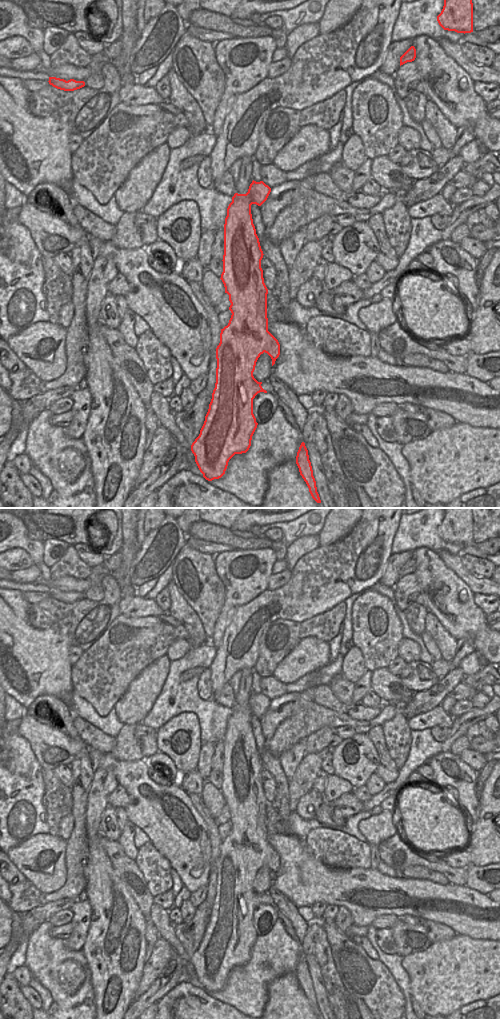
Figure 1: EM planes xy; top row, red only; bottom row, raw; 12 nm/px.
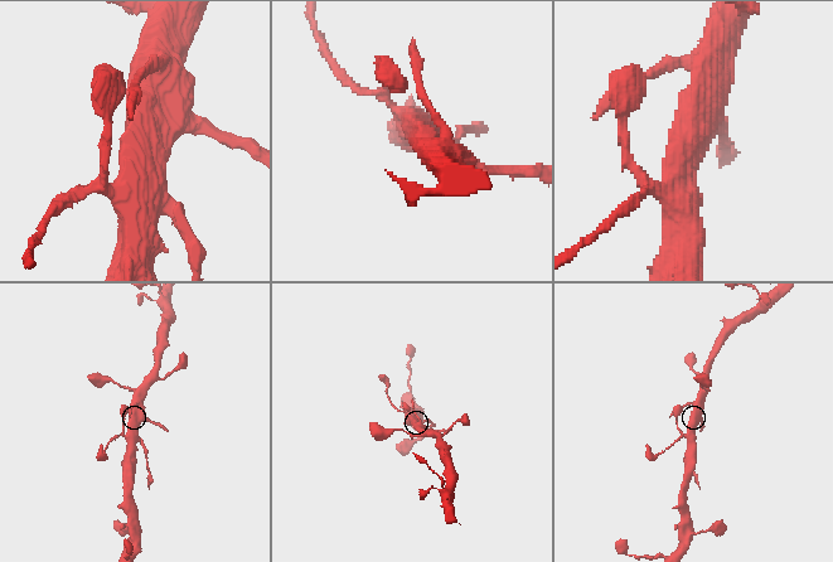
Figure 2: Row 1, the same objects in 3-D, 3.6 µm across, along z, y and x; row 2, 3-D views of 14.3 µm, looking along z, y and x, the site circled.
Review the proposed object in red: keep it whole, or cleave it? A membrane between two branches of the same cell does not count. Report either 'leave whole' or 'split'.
split

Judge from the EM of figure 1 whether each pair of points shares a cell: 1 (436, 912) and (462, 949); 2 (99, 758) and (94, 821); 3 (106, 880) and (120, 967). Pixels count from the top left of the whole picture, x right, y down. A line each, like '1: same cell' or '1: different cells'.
1: different cells
2: different cells
3: same cell

